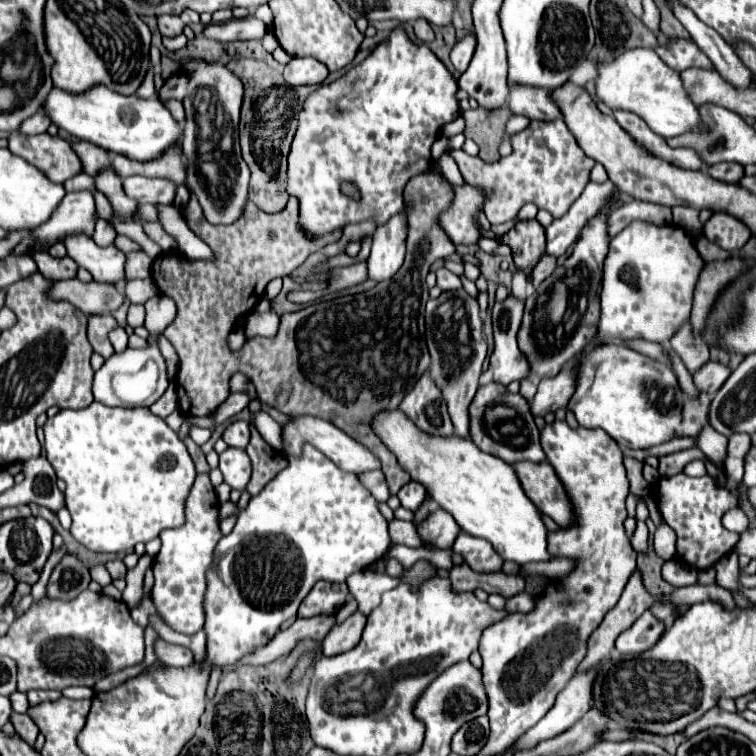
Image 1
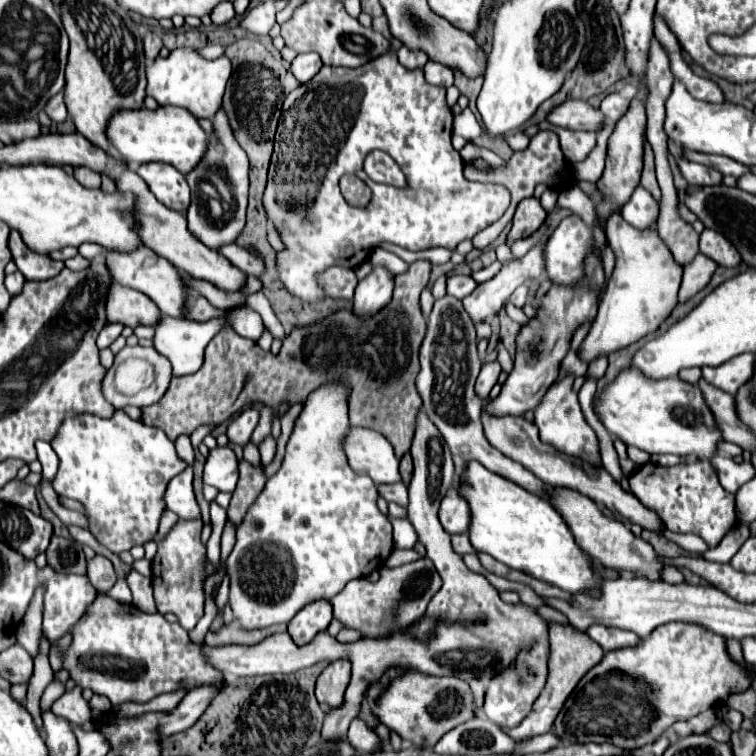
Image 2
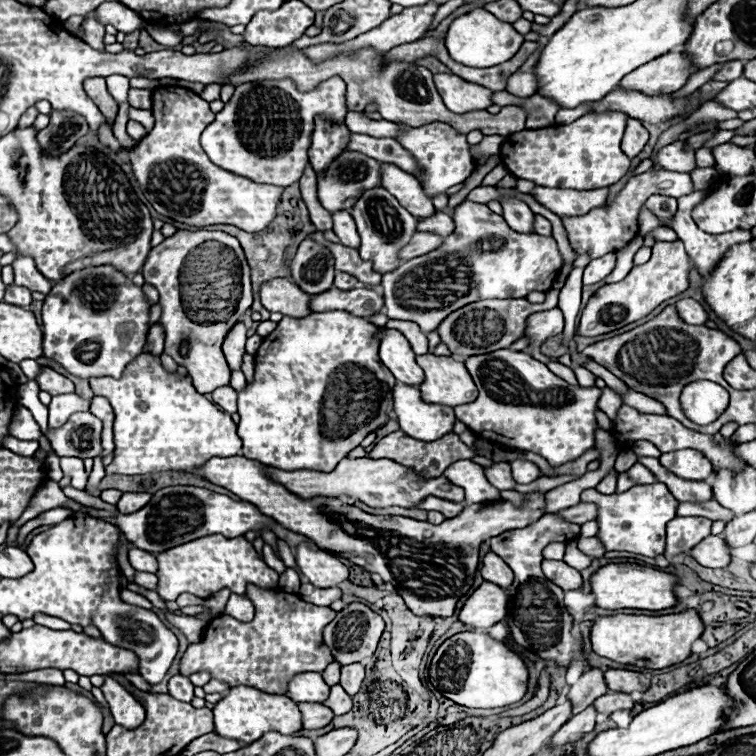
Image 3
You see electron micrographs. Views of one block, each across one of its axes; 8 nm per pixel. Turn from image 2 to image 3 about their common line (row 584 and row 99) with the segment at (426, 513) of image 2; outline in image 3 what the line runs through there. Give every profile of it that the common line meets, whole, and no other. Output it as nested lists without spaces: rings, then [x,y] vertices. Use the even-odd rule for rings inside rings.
[[[434,74],[434,84],[444,106],[454,114],[486,110],[492,106],[492,90],[474,82],[464,82],[454,74]]]

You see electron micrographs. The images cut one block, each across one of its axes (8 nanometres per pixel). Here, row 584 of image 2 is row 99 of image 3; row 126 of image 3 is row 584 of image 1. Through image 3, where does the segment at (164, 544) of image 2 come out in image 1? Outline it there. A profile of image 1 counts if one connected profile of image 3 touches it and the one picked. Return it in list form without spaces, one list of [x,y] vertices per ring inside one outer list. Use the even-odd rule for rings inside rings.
[[[196,474],[196,482],[186,500],[186,524],[160,532],[162,548],[152,564],[154,586],[150,590],[150,598],[166,624],[172,630],[188,636],[194,636],[204,624],[202,600],[206,588],[206,570],[212,564],[212,552],[222,538],[218,508],[220,502],[208,474]]]

